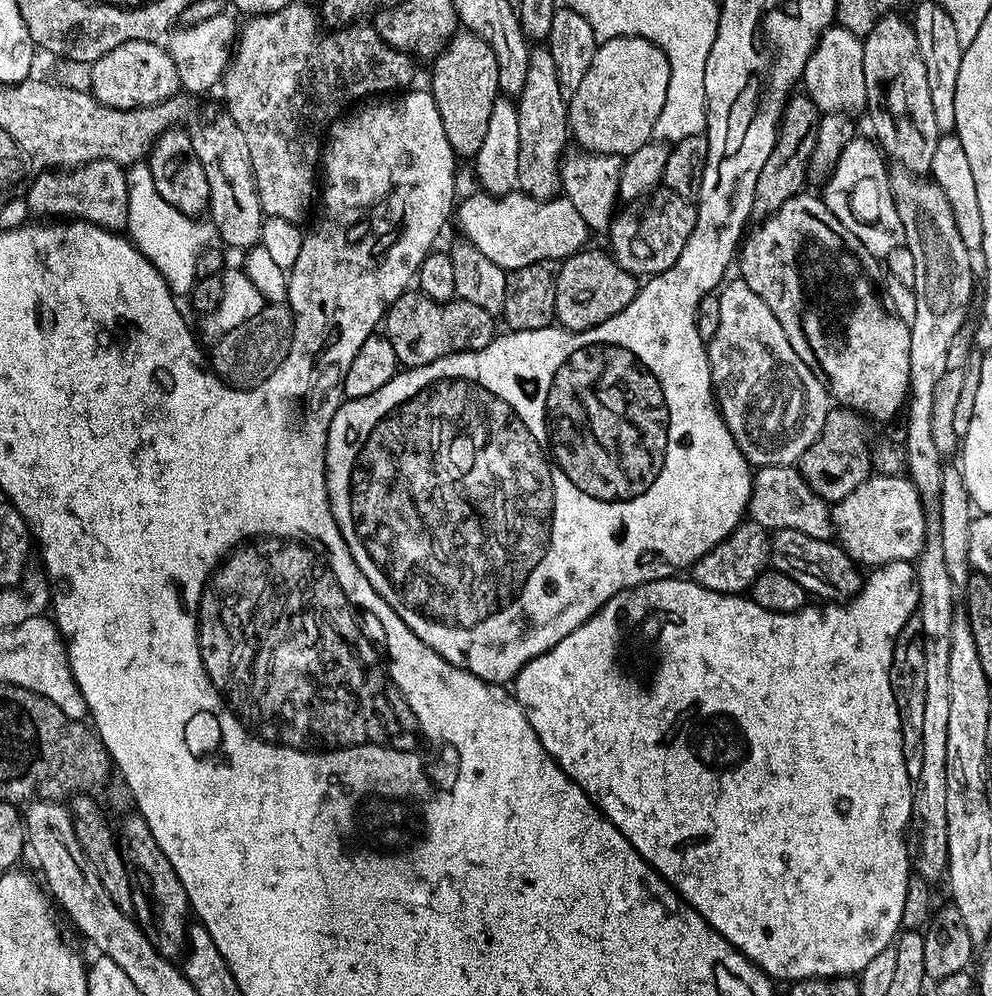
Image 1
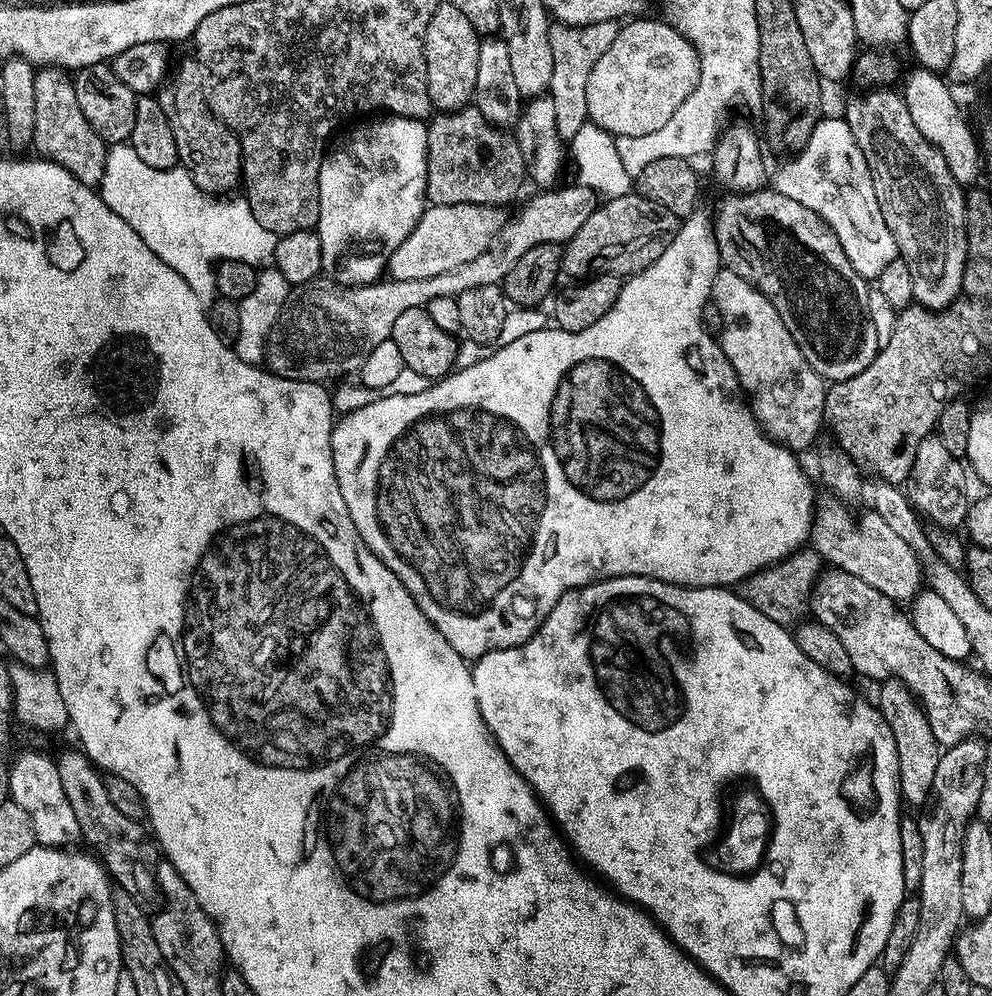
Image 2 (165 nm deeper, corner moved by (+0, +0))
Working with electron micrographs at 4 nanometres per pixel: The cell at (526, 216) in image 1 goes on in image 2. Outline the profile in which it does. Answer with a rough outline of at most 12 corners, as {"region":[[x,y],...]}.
{"region":[[425,207],[388,258],[393,280],[456,272],[493,247],[499,207]]}

